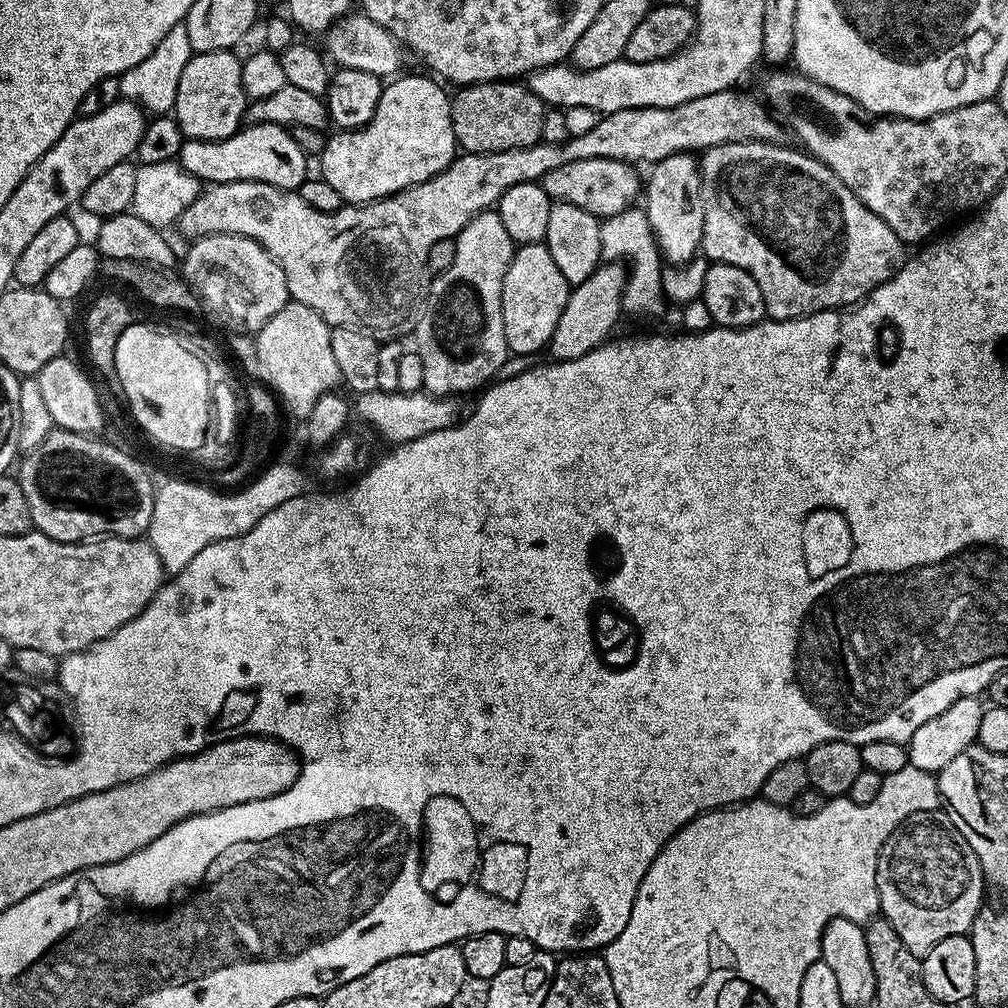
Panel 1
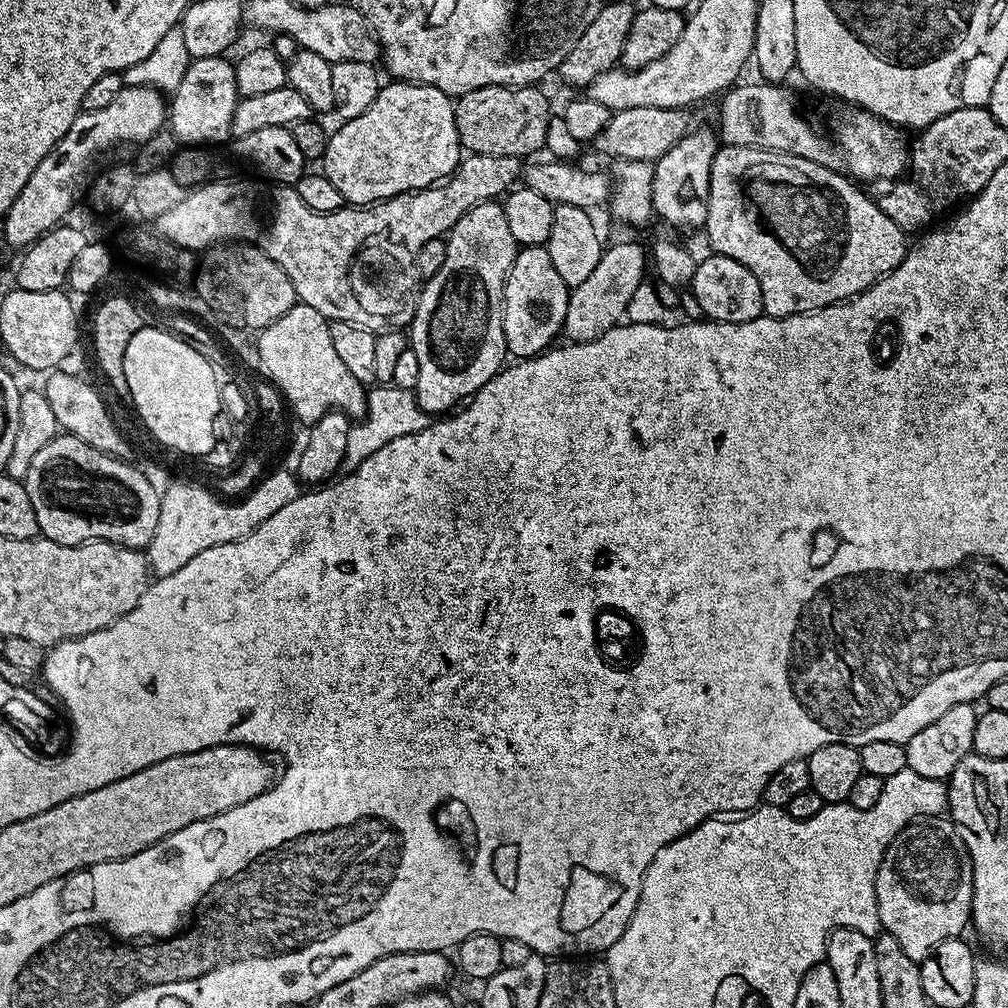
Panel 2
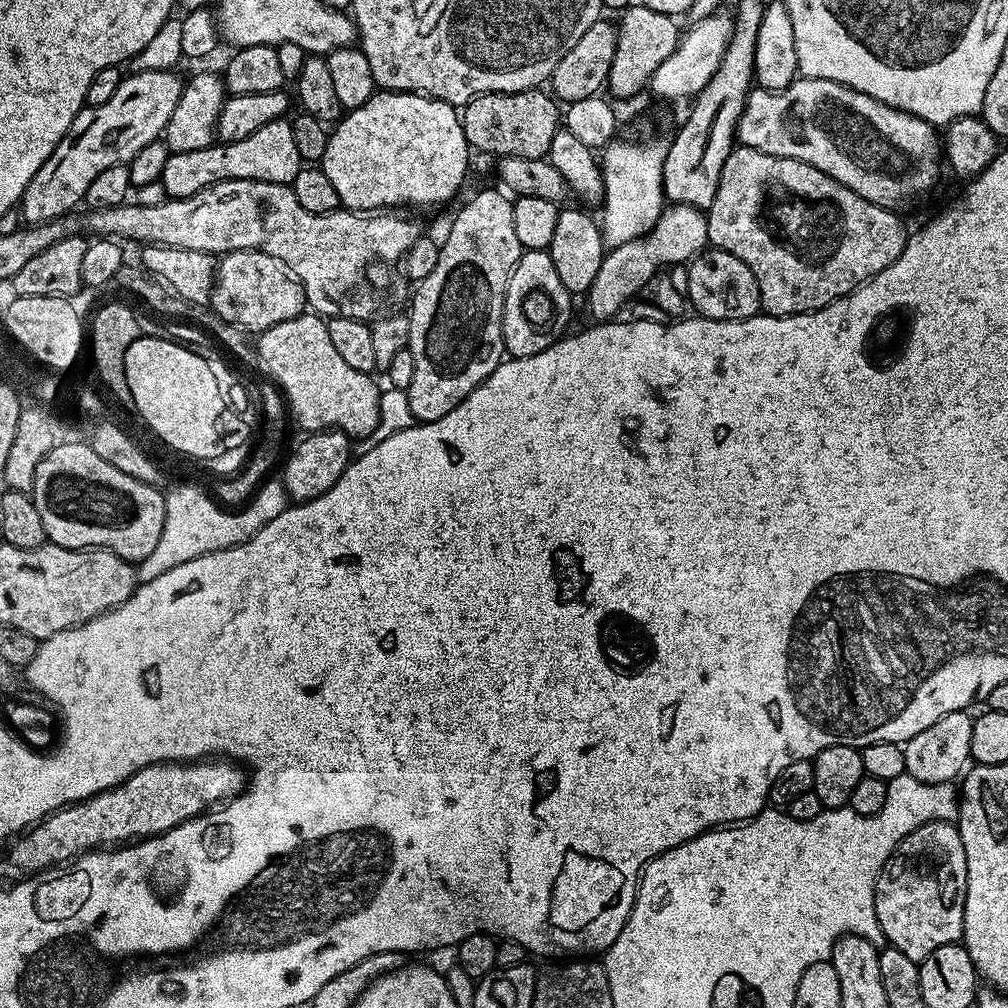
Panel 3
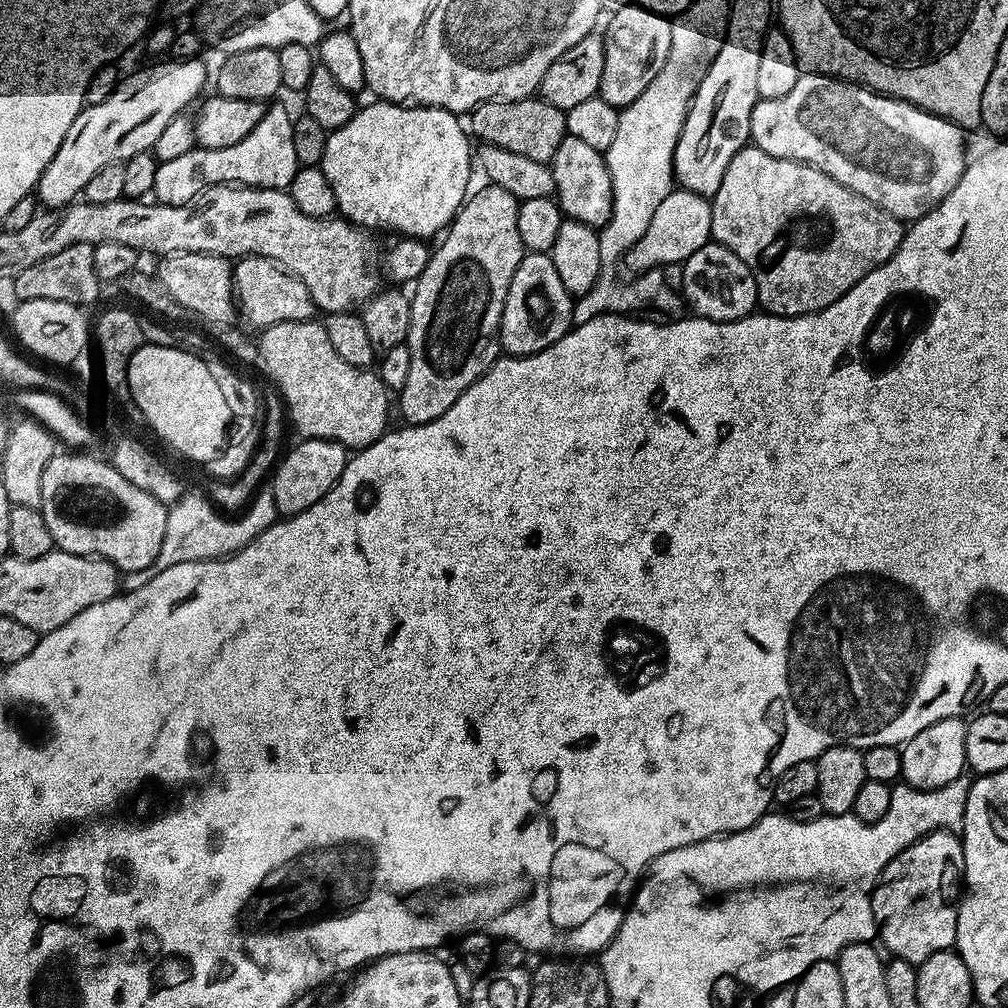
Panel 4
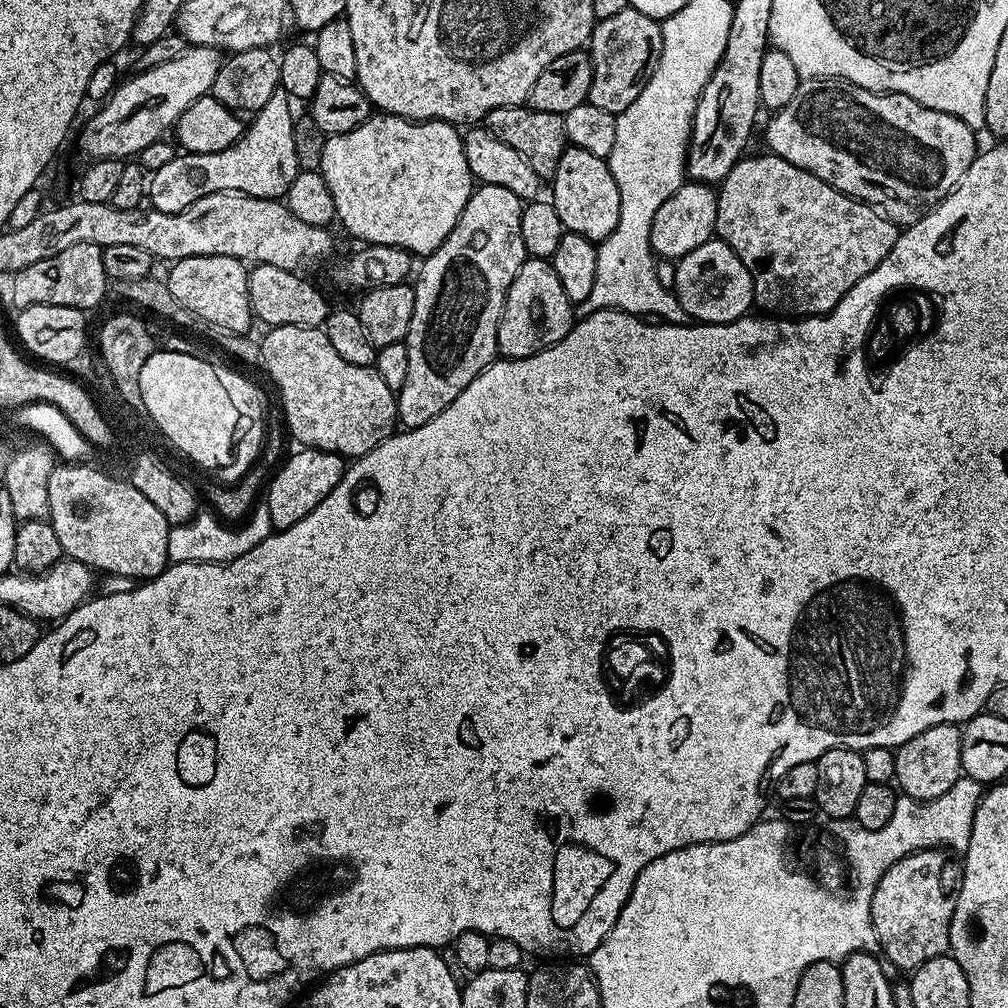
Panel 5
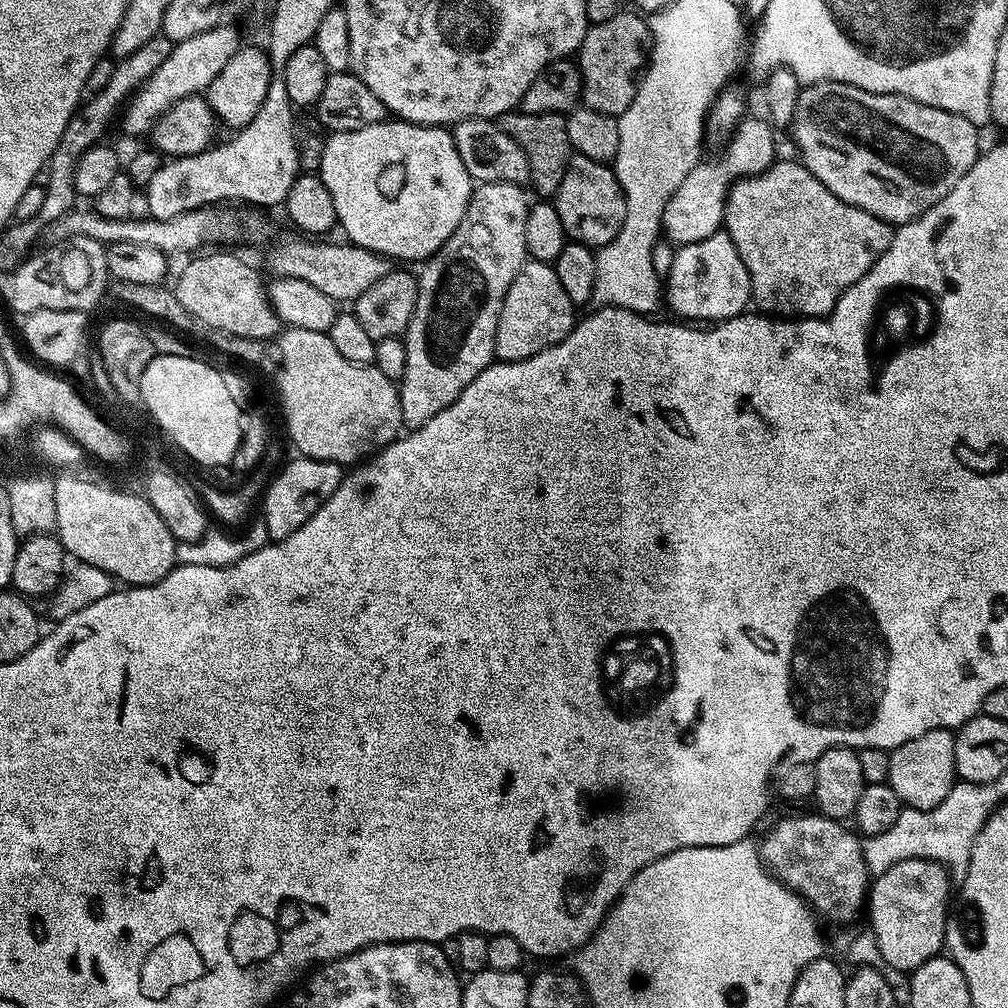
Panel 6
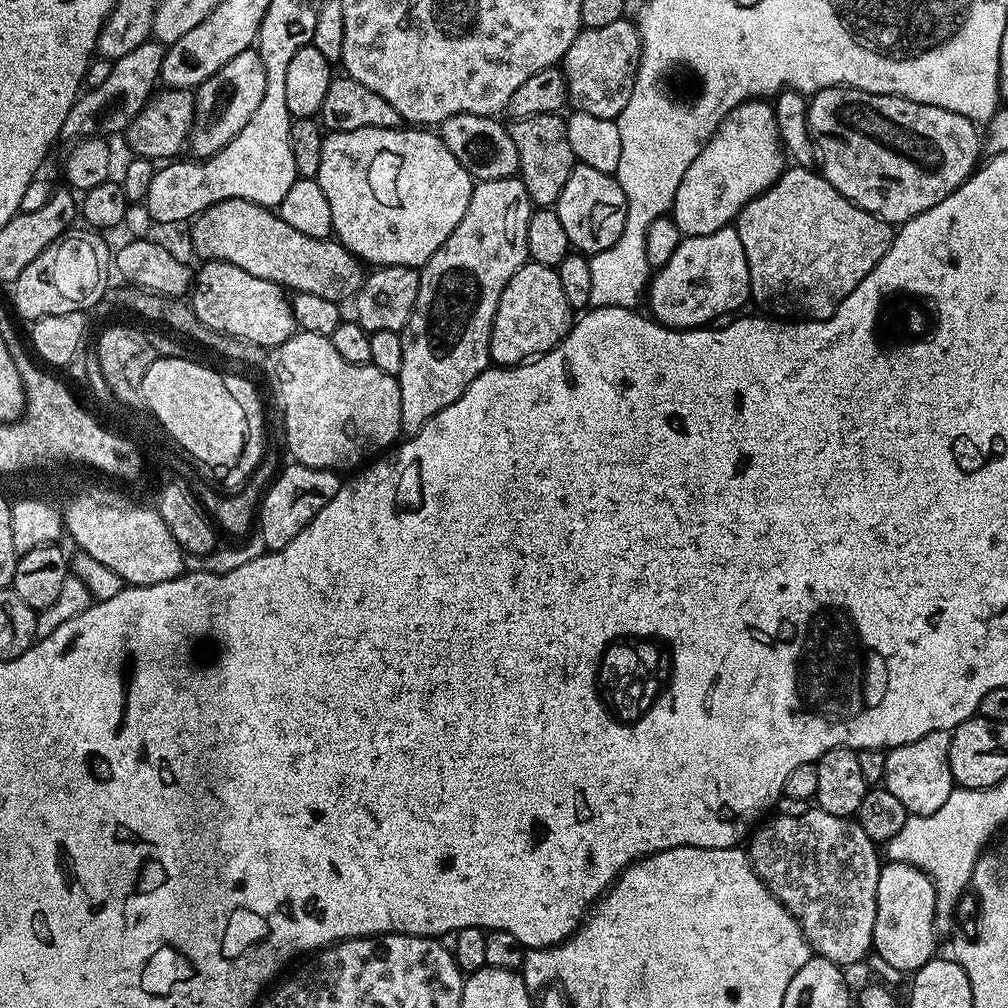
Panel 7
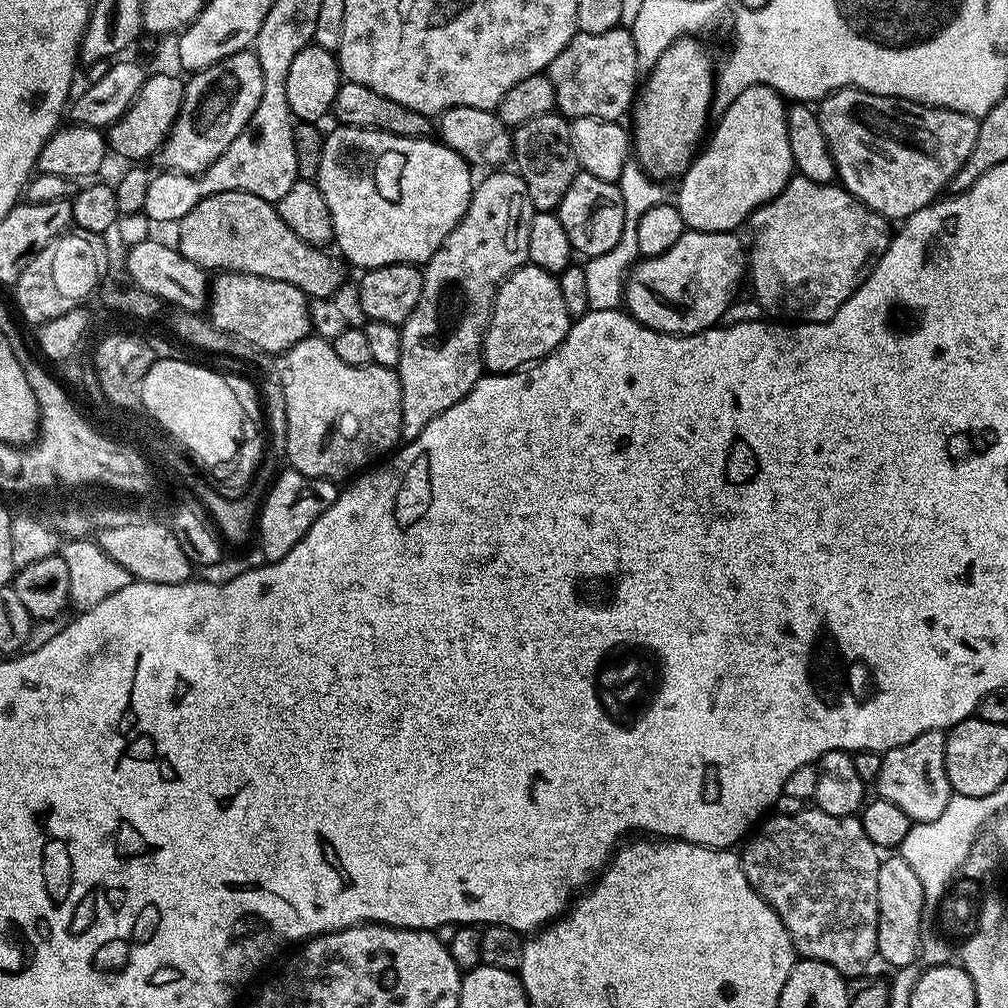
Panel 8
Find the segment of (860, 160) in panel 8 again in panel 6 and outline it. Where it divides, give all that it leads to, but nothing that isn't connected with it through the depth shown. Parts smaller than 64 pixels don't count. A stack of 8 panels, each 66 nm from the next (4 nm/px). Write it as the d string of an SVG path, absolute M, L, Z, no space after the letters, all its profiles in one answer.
M818 82L817 84L803 85L798 94L798 106L794 110L794 118L790 125L791 132L792 140L796 143L797 150L800 151L799 163L808 168L810 174L814 174L814 178L818 178L818 182L822 182L822 186L826 186L826 190L830 190L830 194L838 194L838 198L842 198L842 202L846 202L850 206L858 206L893 226L909 224L911 220L918 219L923 212L930 210L930 206L934 206L939 200L946 198L946 194L950 194L950 190L954 190L954 186L958 186L958 182L970 170L970 166L974 166L976 157L982 152L980 136L976 133L979 132L977 125L970 123L966 118L962 118L958 114L950 114L946 110L938 110L934 106L926 106L922 102L914 102L908 96L867 92L858 86L850 86L842 82Z

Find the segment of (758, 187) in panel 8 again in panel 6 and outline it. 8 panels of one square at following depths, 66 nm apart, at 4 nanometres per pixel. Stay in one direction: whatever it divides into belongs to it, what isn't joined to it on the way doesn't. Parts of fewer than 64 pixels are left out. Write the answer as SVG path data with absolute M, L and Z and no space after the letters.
M767 119L741 120L740 125L736 127L736 133L728 139L727 144L717 155L721 156L717 160L705 159L697 164L694 170L690 170L690 174L686 174L682 186L674 190L662 214L660 227L663 235L673 245L679 246L702 242L702 238L710 238L710 234L721 231L724 223L724 207L733 184L746 176L756 176L760 172L765 172L777 159L775 134L777 135L773 125Z

